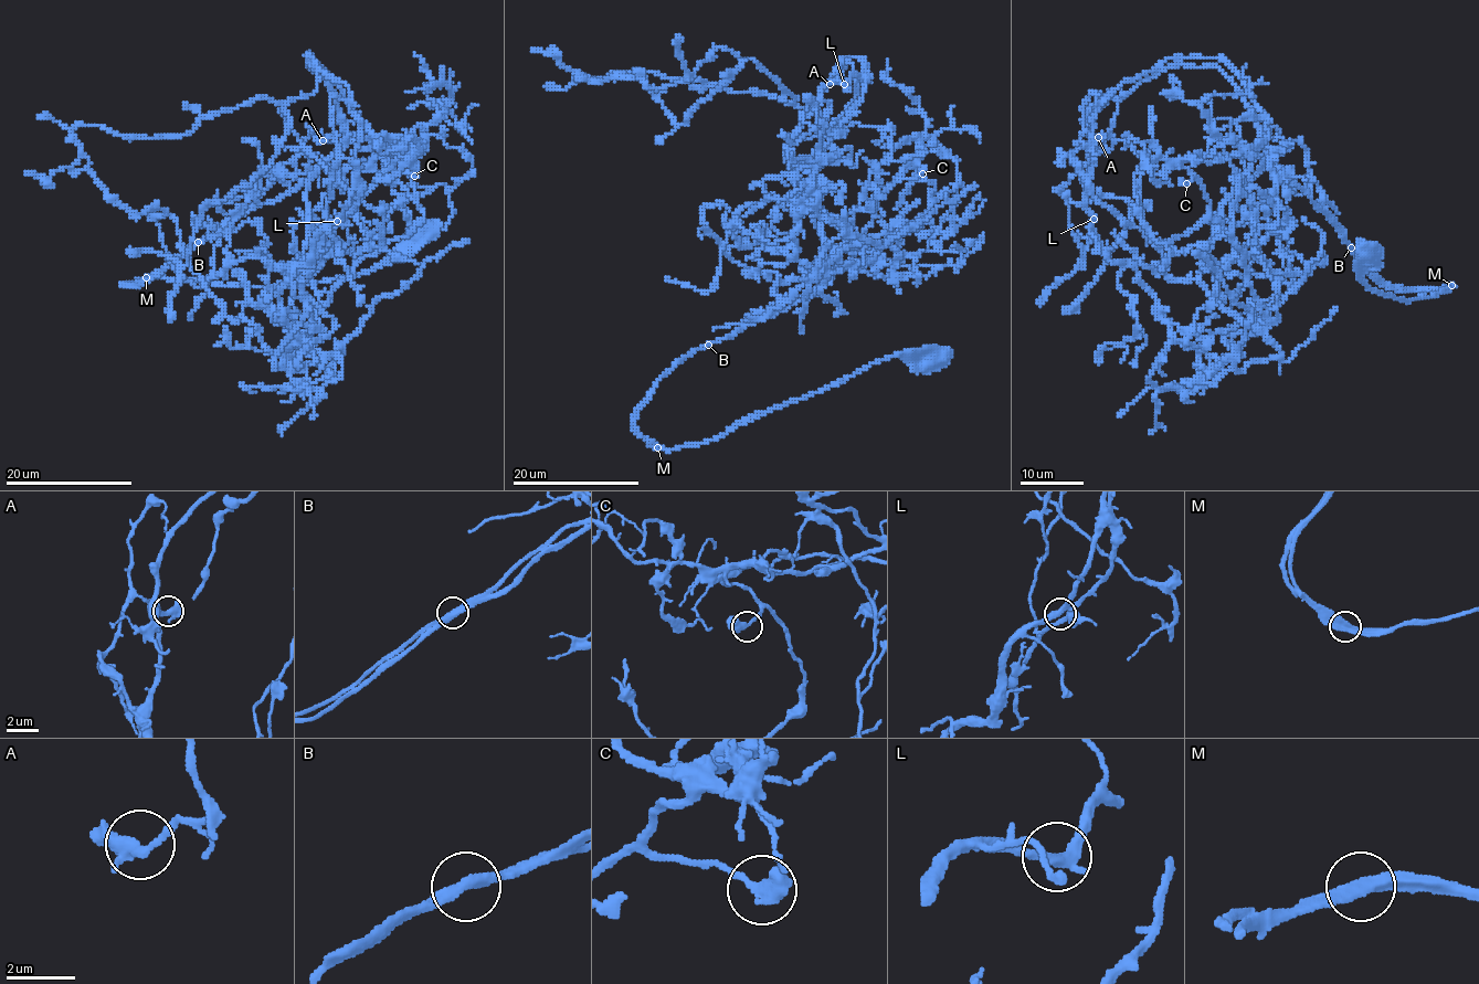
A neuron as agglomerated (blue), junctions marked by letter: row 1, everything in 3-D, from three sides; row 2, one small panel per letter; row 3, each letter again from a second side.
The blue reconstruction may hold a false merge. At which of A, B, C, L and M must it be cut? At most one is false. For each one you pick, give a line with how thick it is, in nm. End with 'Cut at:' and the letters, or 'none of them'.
B: 340 nm
Cut at: B

